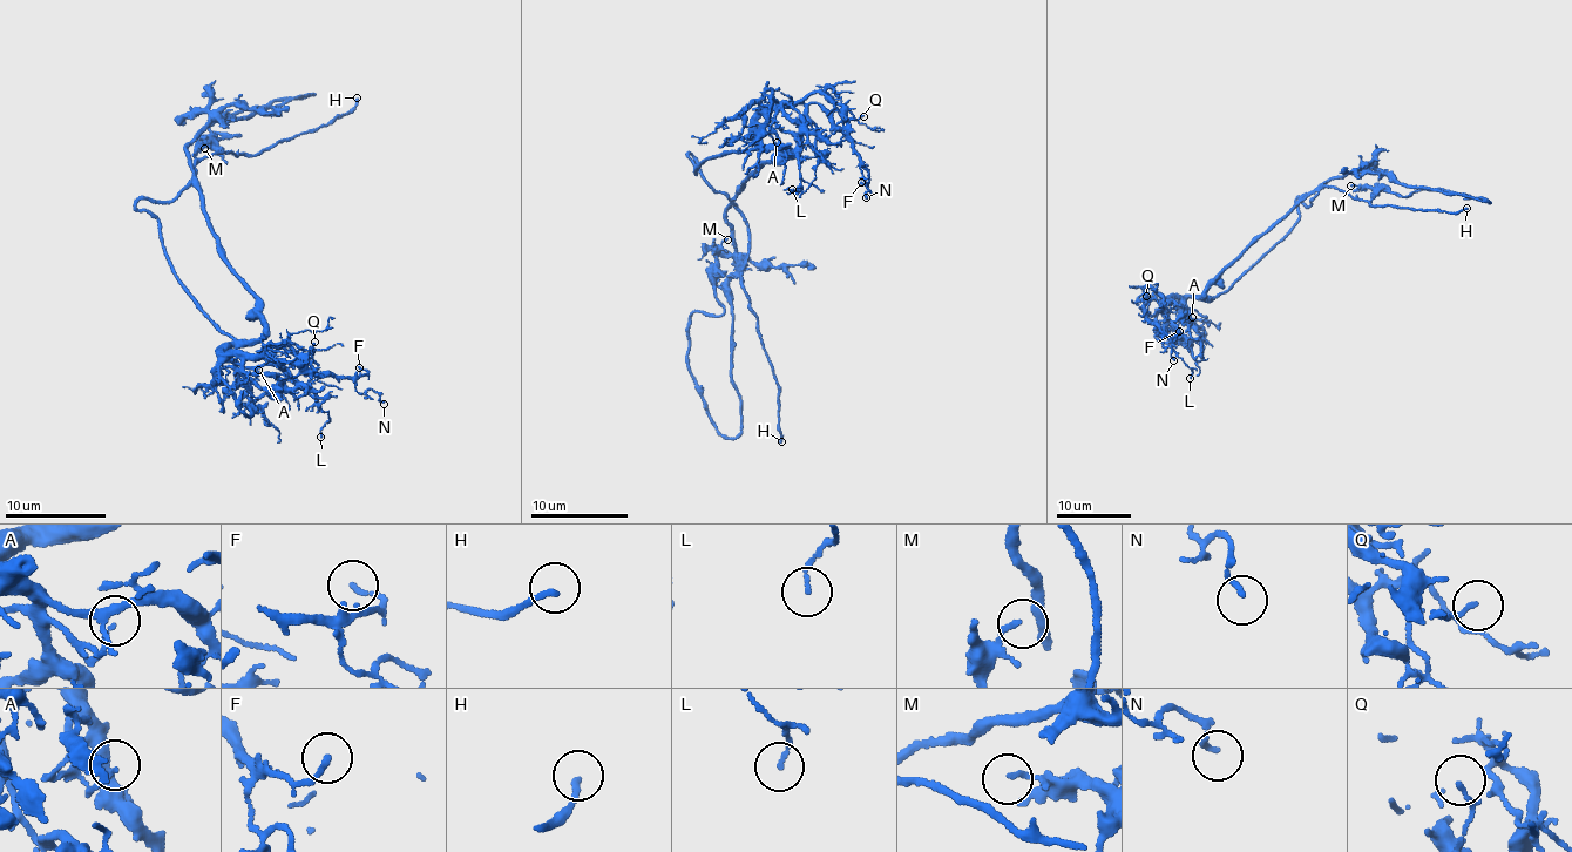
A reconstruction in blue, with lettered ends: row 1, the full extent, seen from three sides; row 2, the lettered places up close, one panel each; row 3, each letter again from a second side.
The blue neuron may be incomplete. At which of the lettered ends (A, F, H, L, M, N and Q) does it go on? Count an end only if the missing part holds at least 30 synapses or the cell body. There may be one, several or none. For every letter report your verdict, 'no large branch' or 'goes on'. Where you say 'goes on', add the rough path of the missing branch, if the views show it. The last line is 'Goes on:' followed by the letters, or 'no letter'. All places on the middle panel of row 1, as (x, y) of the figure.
A: no large branch
F: no large branch
H: goes on
L: no large branch
M: no large branch
N: no large branch
Q: no large branch
Goes on: H

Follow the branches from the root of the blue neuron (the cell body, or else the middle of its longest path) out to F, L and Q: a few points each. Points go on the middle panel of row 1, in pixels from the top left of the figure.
F: (726, 209), (746, 180), (790, 150), (760, 143), (758, 117), (815, 93), (840, 103), (868, 170), (861, 182)
L: (726, 209), (746, 180), (790, 150), (758, 141), (758, 117), (785, 102), (820, 156), (810, 187), (792, 189)
Q: (726, 209), (746, 180), (790, 150), (758, 141), (764, 112), (815, 93), (853, 120), (864, 116)

